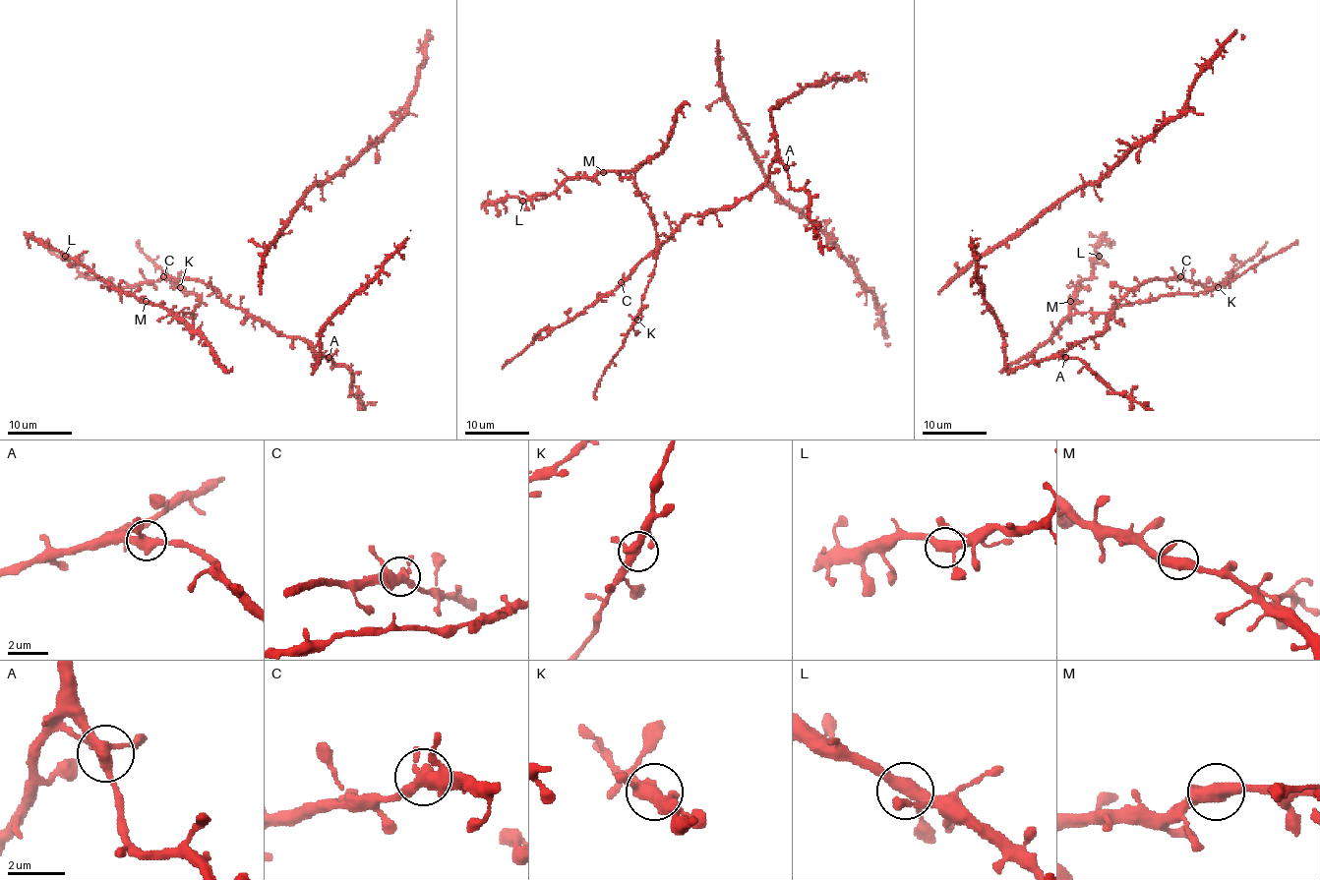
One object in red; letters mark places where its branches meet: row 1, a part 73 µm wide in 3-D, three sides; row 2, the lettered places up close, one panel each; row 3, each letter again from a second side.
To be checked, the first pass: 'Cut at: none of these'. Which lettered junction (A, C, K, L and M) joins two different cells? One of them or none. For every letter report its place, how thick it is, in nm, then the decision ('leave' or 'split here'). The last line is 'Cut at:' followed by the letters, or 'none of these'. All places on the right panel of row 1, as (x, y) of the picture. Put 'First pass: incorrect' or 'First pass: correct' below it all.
A: at (1065, 357); 360 nm thick; leave
C: at (1180, 276); 360 nm thick; leave
K: at (1218, 287); 380 nm thick; leave
L: at (1099, 256); 360 nm thick; leave
M: at (1070, 301); 380 nm thick; leave
Cut at: none of these
First pass: correct

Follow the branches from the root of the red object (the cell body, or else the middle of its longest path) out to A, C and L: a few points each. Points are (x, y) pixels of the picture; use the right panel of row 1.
A: (1002, 331), (1004, 362), (1009, 370), (1065, 357)
C: (1002, 331), (1004, 362), (1009, 370), (1055, 359), (1099, 334), (1113, 307), (1129, 291), (1150, 280), (1180, 276)
L: (1002, 331), (1009, 370), (1099, 334), (1113, 307), (1134, 294), (1132, 304), (1109, 312), (1070, 309), (1099, 256)

